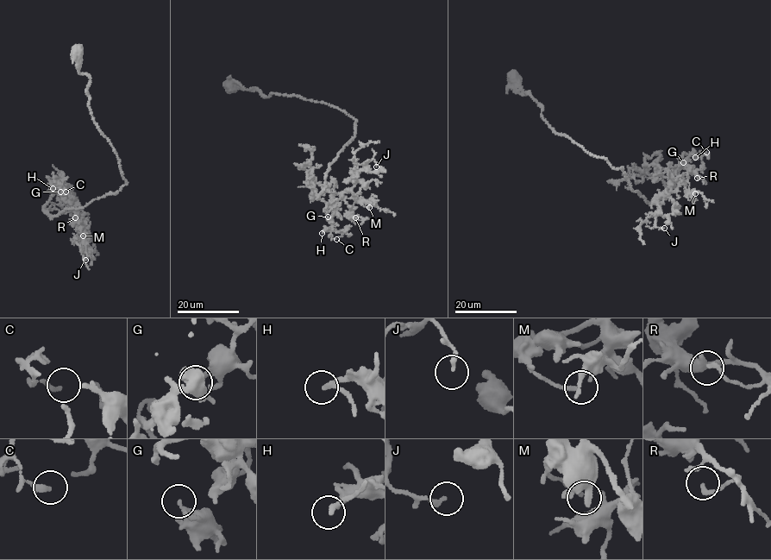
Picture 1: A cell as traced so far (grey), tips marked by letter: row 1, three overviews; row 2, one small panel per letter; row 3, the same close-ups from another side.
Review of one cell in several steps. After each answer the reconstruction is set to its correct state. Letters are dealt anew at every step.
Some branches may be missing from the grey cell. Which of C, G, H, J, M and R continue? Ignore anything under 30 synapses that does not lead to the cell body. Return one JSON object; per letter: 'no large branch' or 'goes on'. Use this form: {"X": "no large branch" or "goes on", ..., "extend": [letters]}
{"C": "no large branch", "G": "no large branch", "H": "no large branch", "J": "no large branch", "M": "no large branch", "R": "no large branch", "extend": []}

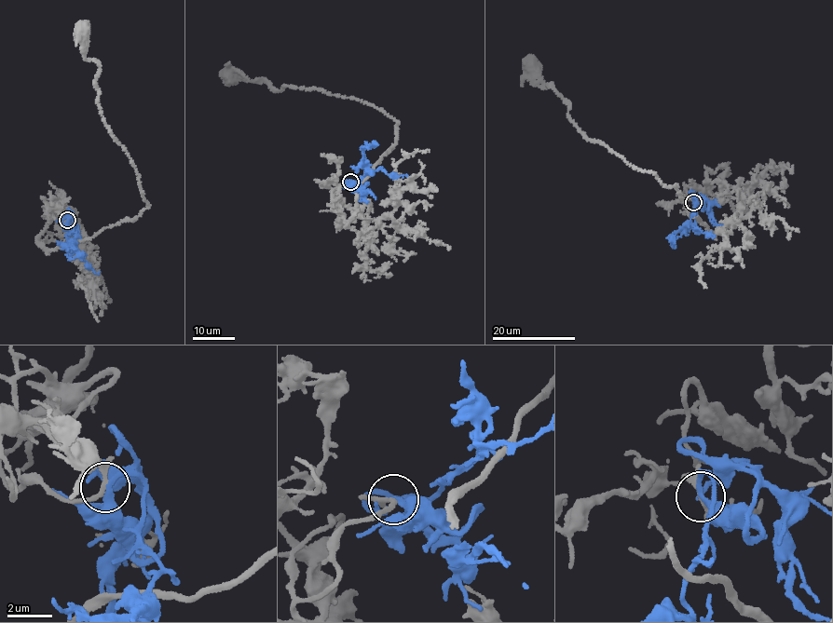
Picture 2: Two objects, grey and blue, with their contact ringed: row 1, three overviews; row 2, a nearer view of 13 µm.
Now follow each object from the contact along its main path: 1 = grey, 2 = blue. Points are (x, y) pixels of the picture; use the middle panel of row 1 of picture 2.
1: (350, 182), (332, 202), (348, 226), (362, 181), (396, 142), (398, 121), (365, 101), (228, 75)
2: (350, 182), (357, 182), (367, 169), (375, 171), (381, 169), (397, 176), (407, 174)

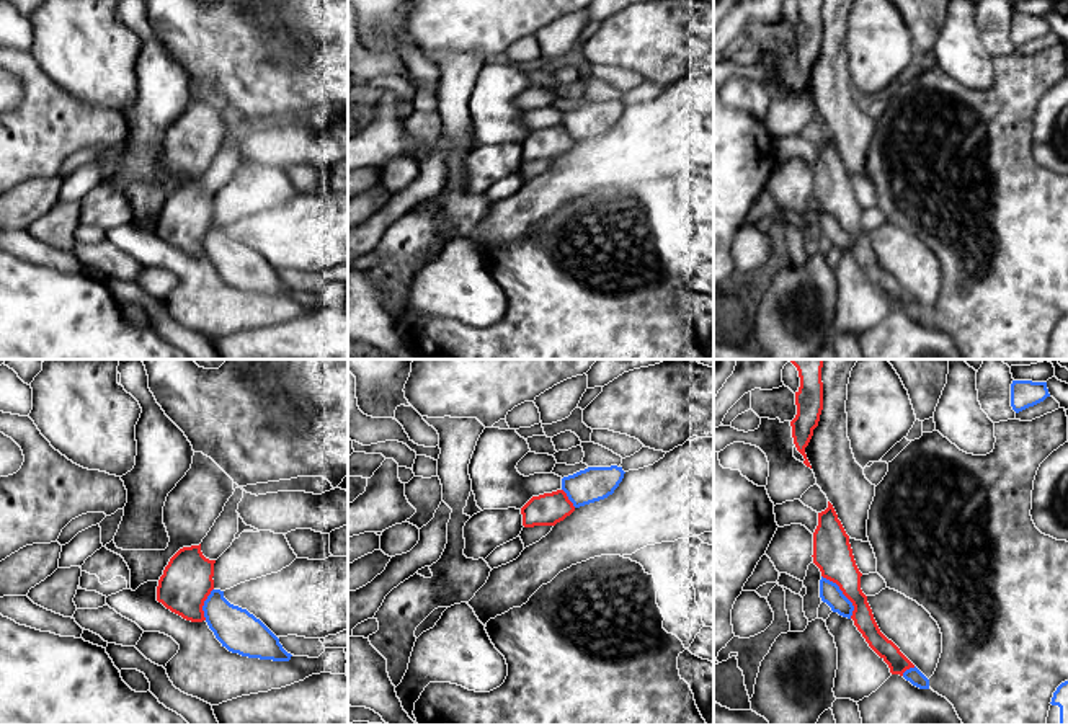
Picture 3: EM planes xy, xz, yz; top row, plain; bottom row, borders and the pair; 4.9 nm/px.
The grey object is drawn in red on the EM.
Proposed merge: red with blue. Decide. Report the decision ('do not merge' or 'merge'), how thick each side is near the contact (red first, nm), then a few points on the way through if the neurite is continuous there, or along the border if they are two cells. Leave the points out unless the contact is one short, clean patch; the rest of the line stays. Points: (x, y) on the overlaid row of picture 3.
merge; 190 nm thick on the red side, 110 nm on the other

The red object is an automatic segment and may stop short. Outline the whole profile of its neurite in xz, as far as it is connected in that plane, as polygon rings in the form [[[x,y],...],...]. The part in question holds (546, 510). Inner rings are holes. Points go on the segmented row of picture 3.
[[[588,467],[562,478],[562,488],[532,496],[523,508],[523,526],[555,526],[576,508],[599,501],[614,493],[624,478],[622,467]]]

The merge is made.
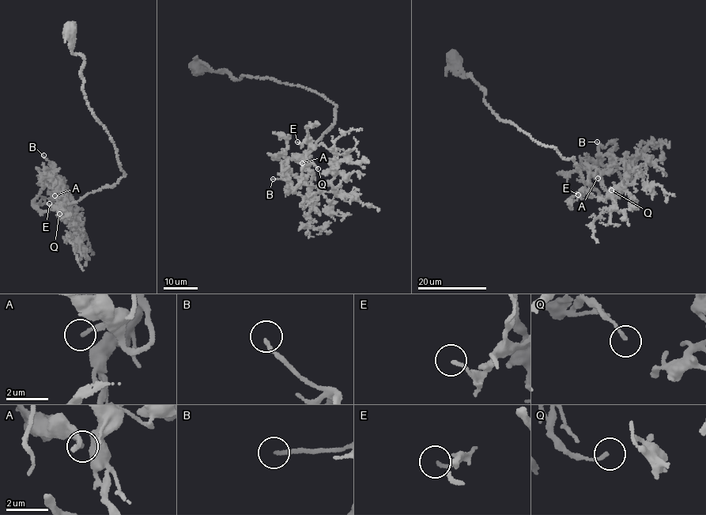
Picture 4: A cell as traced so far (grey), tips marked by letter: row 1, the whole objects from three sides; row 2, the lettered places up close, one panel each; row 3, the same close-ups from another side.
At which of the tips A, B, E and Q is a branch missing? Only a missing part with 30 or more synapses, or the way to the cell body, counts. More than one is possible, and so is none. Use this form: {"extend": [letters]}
{"extend": ["B"]}

